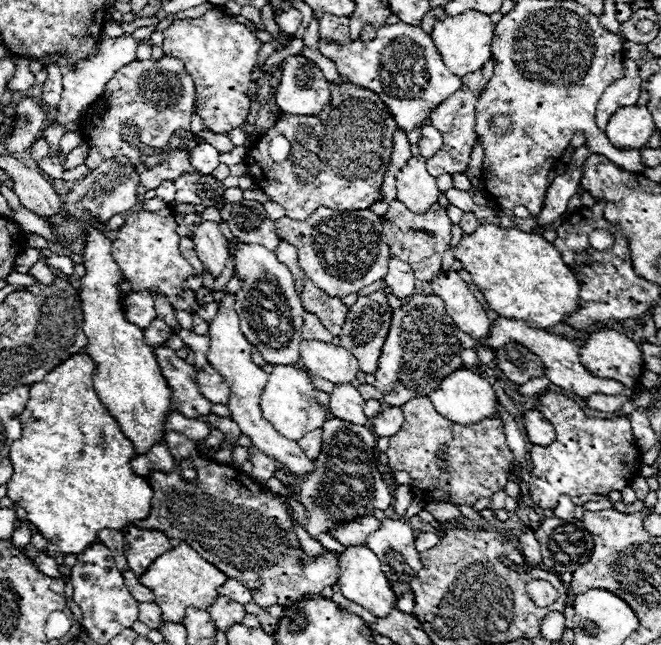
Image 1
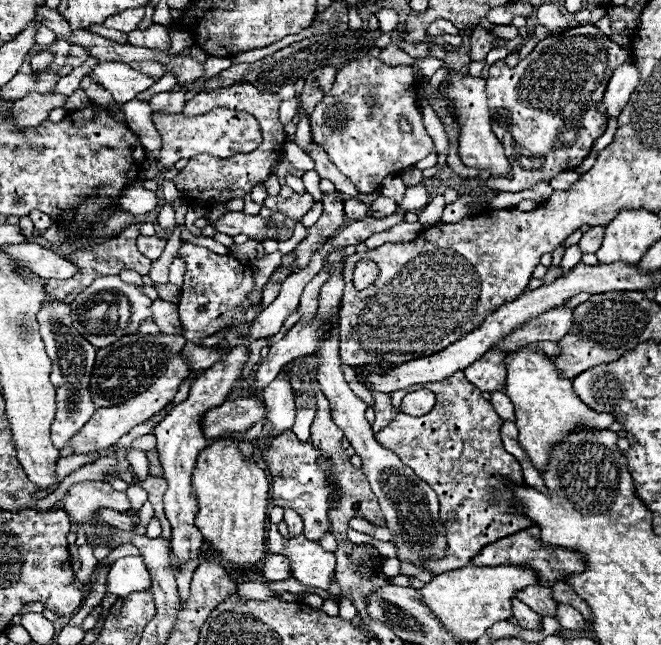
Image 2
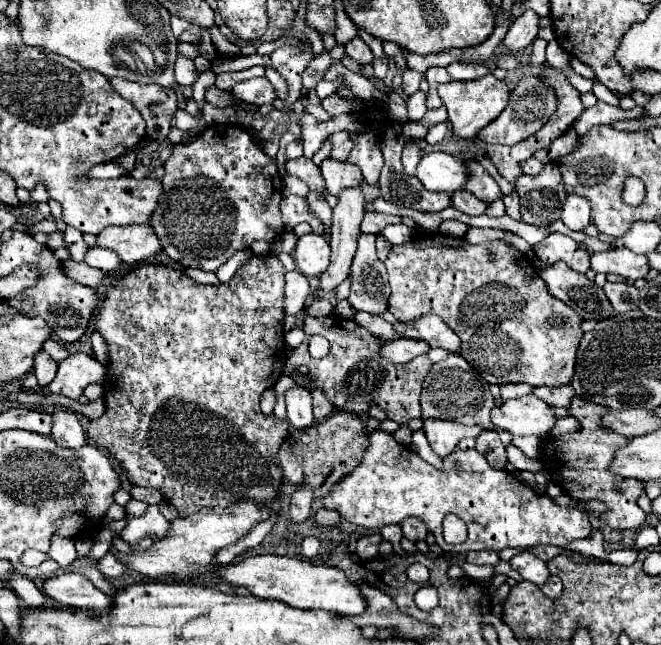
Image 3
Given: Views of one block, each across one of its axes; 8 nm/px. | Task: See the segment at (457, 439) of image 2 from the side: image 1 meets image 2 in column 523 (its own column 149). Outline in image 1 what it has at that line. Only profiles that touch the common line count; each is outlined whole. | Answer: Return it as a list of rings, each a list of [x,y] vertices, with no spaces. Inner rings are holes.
[[[168,432],[166,444],[174,458],[174,470],[170,474],[150,474],[148,482],[154,488],[150,516],[132,522],[132,526],[160,530],[168,538],[186,542],[228,578],[246,584],[254,594],[252,602],[260,606],[280,604],[288,608],[302,598],[318,596],[322,588],[338,580],[338,552],[328,552],[320,558],[308,558],[304,554],[302,558],[300,542],[280,496],[272,498],[250,476],[240,474],[238,468],[202,458],[194,442],[180,432]],[[186,458],[192,460],[196,470],[196,480],[192,482],[182,478],[180,462]]]

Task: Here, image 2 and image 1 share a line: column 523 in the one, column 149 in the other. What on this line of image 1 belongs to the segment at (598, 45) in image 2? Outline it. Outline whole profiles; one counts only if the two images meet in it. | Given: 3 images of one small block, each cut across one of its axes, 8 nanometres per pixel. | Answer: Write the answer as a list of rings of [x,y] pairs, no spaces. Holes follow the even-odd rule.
[[[164,56],[158,62],[142,60],[130,62],[114,74],[114,80],[106,84],[108,102],[104,108],[86,124],[86,138],[90,140],[90,154],[86,166],[94,170],[100,162],[108,158],[128,156],[134,166],[138,166],[140,186],[138,194],[158,188],[162,182],[178,180],[182,174],[196,172],[188,160],[188,146],[194,138],[190,130],[190,118],[194,114],[194,82],[184,72],[182,62]],[[138,146],[160,148],[162,160],[138,160]]]

